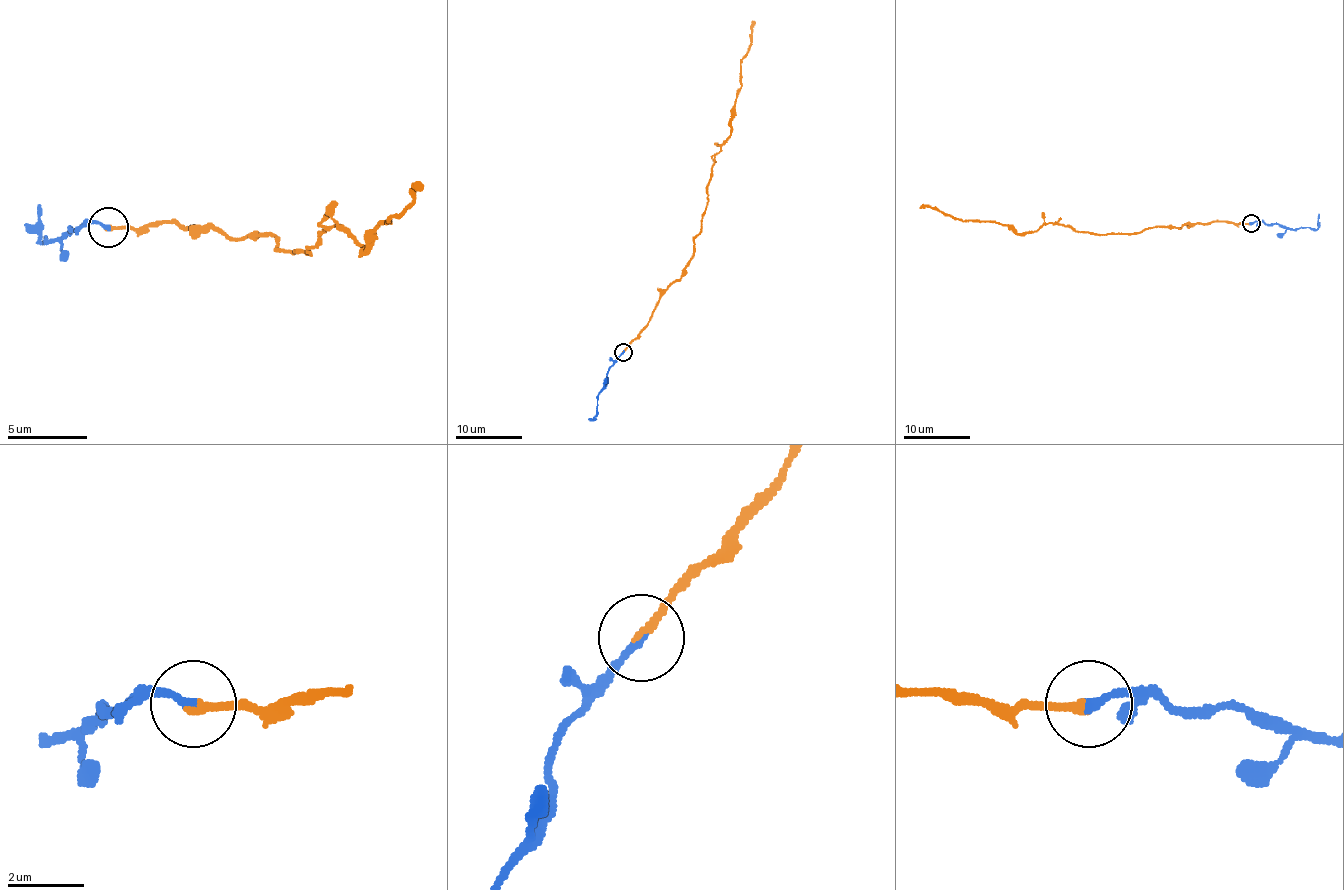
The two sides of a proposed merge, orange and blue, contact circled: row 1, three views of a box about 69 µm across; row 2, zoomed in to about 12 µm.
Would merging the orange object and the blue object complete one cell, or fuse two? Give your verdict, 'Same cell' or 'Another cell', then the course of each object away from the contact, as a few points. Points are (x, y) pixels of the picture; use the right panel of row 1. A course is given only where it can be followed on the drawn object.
Same cell. Course of orange: (1250, 223), (1197, 223), (1103, 234), (1043, 223), (1033, 233), (1013, 233), (996, 223), (961, 221), (919, 208). Course of blue: (1250, 223), (1264, 221), (1294, 229), (1316, 229), (1319, 214)

